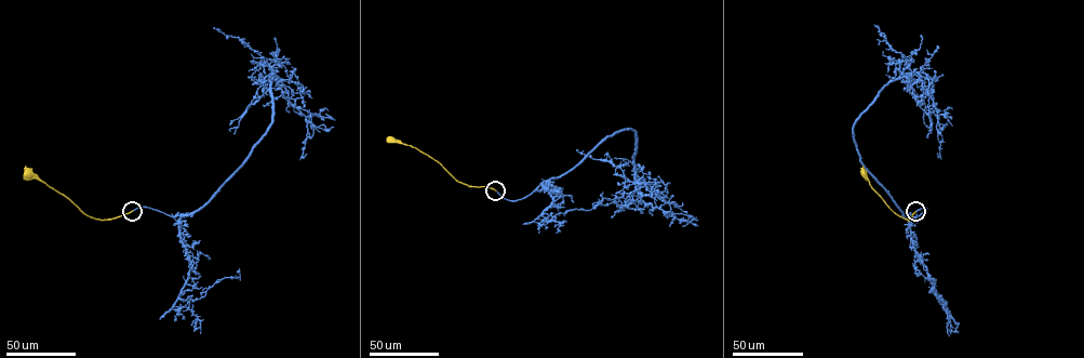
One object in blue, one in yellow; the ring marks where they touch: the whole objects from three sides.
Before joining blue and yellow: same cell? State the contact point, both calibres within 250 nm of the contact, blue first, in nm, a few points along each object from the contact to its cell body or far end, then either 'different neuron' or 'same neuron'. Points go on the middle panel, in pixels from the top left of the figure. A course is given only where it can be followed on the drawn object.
(495, 190) | 300/360 nm | blue via (495, 190), (520, 199), (569, 172), (613, 133), (631, 129), (637, 191), (643, 202), (670, 211) | yellow via (495, 190), (457, 182), (427, 155), (391, 140) | same neuron

